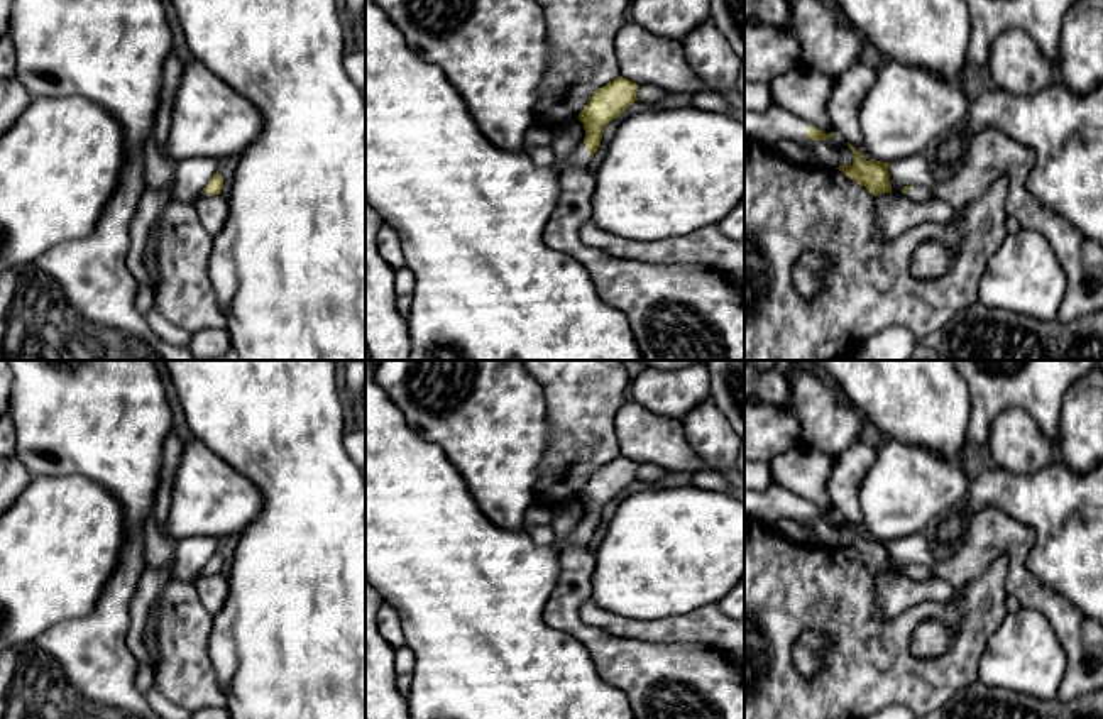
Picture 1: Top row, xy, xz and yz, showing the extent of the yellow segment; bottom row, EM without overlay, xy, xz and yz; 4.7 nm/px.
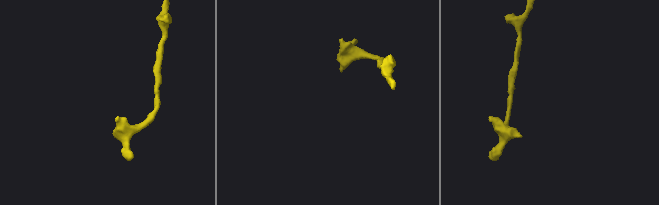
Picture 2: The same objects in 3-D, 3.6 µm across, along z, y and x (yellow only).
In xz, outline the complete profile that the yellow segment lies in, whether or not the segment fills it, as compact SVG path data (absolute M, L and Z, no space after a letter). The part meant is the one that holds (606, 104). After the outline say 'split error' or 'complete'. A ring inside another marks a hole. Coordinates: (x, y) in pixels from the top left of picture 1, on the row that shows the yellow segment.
M619 76L592 93L579 115L585 129L585 139L570 154L568 164L589 167L594 154L601 147L604 127L638 102L638 88L634 81Z; split error

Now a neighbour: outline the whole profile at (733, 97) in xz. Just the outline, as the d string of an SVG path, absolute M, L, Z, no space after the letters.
M736 88L722 93L722 96L731 107L731 117L744 122L744 96Z

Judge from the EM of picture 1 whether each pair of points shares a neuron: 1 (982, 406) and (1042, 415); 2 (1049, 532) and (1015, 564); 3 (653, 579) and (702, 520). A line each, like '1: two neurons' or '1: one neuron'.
1: one neuron
2: two neurons
3: one neuron

